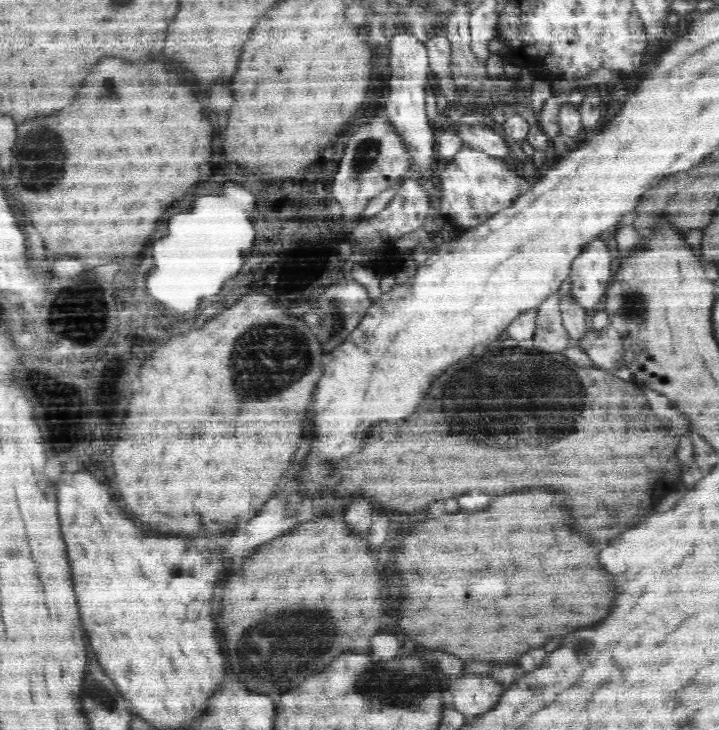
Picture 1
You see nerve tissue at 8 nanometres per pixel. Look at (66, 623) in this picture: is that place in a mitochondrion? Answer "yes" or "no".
no

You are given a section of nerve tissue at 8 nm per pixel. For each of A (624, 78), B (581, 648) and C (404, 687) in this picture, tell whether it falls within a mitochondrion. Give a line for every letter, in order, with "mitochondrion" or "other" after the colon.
A: other
B: mitochondrion
C: mitochondrion

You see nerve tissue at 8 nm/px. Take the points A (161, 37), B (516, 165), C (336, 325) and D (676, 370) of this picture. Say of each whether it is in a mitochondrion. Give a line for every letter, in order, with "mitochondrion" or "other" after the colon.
A: other
B: other
C: mitochondrion
D: other

